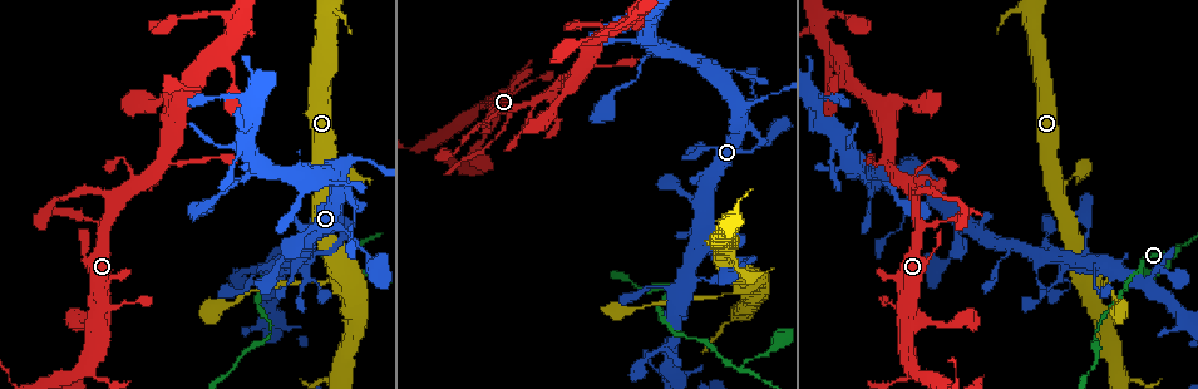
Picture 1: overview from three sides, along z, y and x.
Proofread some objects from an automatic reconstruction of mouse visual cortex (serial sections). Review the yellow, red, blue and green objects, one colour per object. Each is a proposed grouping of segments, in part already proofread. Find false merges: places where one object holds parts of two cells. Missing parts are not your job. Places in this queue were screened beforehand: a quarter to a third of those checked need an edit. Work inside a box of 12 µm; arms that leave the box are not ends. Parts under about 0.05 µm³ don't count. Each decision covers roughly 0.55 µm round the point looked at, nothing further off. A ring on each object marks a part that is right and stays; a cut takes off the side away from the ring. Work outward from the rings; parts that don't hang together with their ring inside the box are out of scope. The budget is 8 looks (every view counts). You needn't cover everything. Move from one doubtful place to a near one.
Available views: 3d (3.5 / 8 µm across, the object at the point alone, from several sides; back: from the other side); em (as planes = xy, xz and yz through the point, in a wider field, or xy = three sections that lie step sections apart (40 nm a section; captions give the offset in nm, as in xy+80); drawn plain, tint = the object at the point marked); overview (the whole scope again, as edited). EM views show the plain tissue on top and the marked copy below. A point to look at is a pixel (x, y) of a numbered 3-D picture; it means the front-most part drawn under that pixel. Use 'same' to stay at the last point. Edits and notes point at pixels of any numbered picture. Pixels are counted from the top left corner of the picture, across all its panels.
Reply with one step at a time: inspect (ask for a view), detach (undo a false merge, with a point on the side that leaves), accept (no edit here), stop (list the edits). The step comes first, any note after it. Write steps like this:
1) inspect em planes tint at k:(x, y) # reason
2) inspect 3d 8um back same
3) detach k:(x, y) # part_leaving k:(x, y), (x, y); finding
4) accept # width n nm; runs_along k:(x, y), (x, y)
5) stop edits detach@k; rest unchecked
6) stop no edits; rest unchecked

inspect 3d 3.5um at 1:(499, 108) # three arms meet

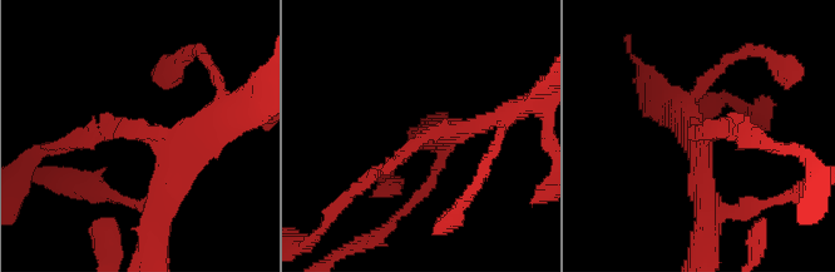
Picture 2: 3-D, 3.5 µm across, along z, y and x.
inspect em xy step 3 tint at 2:(146, 132) # arms 3; arm_widths 150, 250, 300 nm; shape alone is not enough

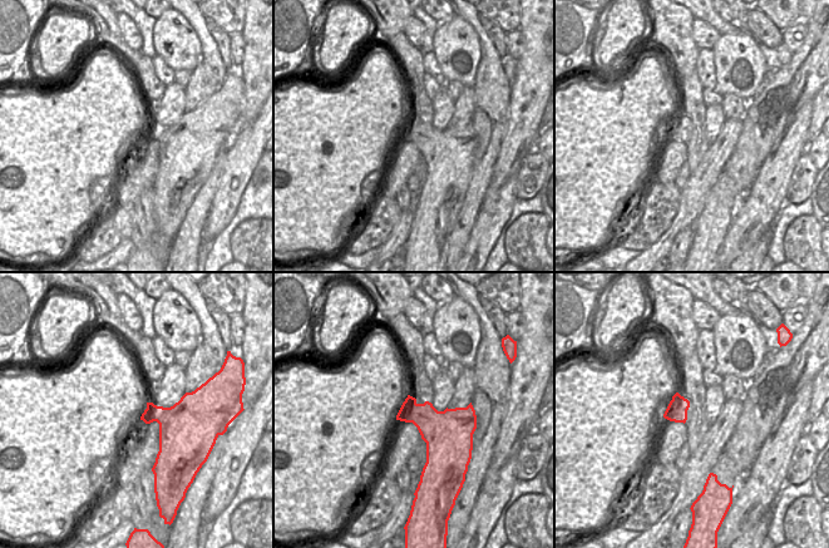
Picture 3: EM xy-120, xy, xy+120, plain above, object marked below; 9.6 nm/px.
accept # runs_along 2:(167, 196), (167, 138), (102, 125), (78, 142); all the same cell

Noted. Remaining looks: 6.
inspect em xy step 3 tint at 1:(271, 331) # sharp bend

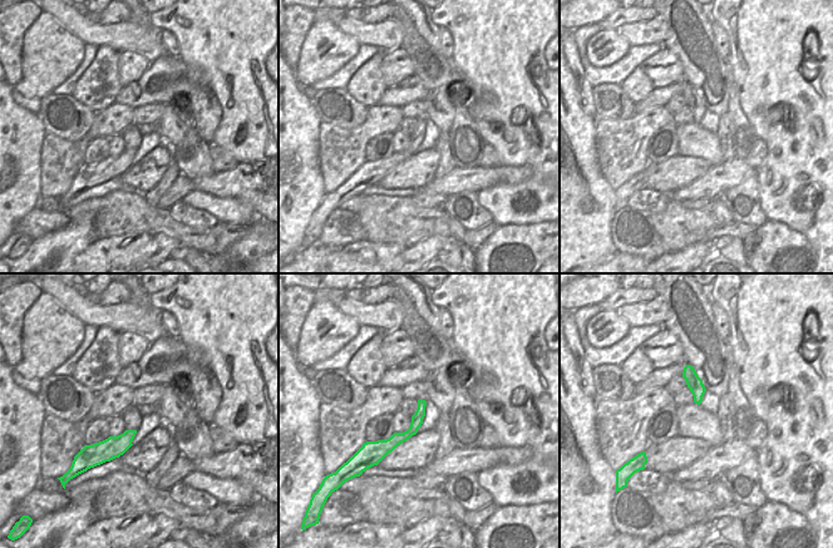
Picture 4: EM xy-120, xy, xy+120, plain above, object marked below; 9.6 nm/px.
inspect 3d 3.5um back same

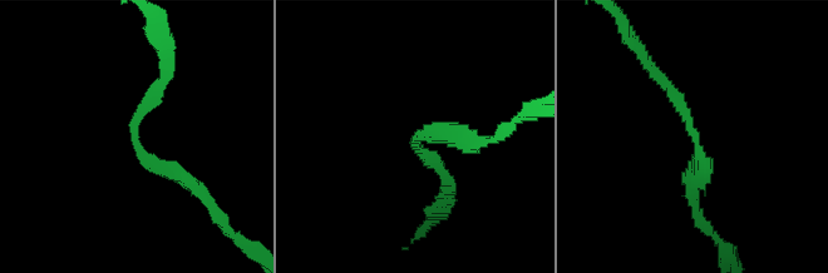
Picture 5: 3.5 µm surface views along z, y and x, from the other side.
accept # runs_along 5:(163, 75), (133, 144), (198, 190); one cell here

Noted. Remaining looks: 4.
inspect 3d 8um back at 1:(316, 285) # abrupt turn

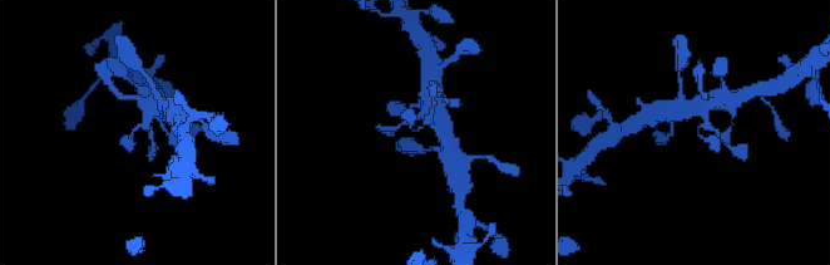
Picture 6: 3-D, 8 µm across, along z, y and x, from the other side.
inspect 3d 3.5um at 6:(415, 129) # closer look

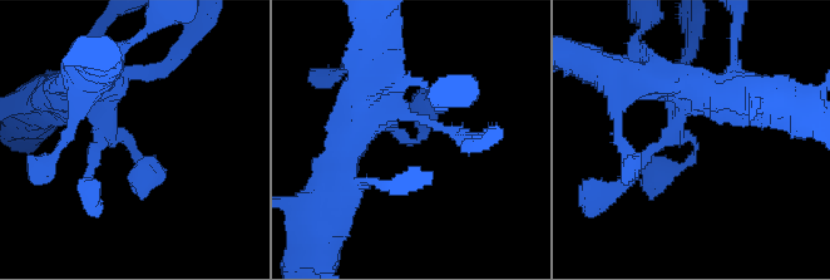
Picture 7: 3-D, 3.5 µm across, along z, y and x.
inspect em xy step 5 tint at 7:(135, 153) # need the tissue

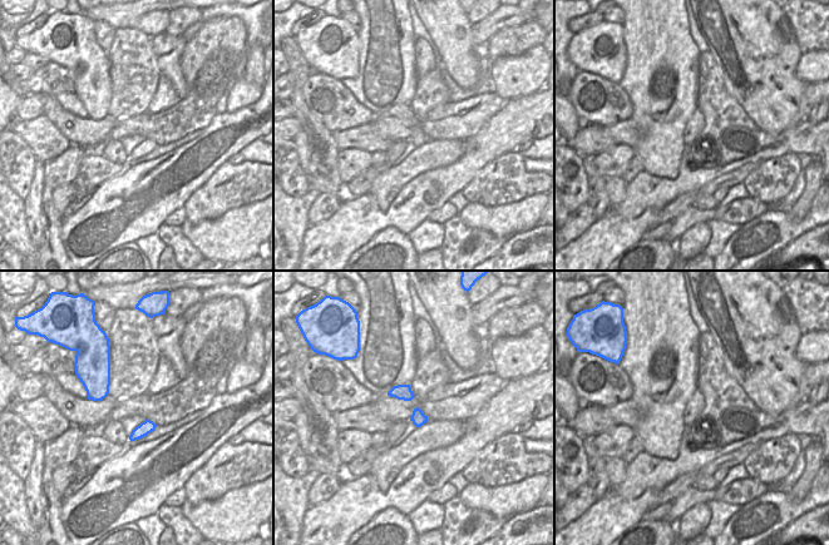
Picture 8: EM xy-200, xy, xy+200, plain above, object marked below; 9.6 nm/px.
accept # runs_along 7:(87, 97), (133, 143), (141, 197); all the same cell

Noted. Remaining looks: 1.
stop no edits; rest unchecked

